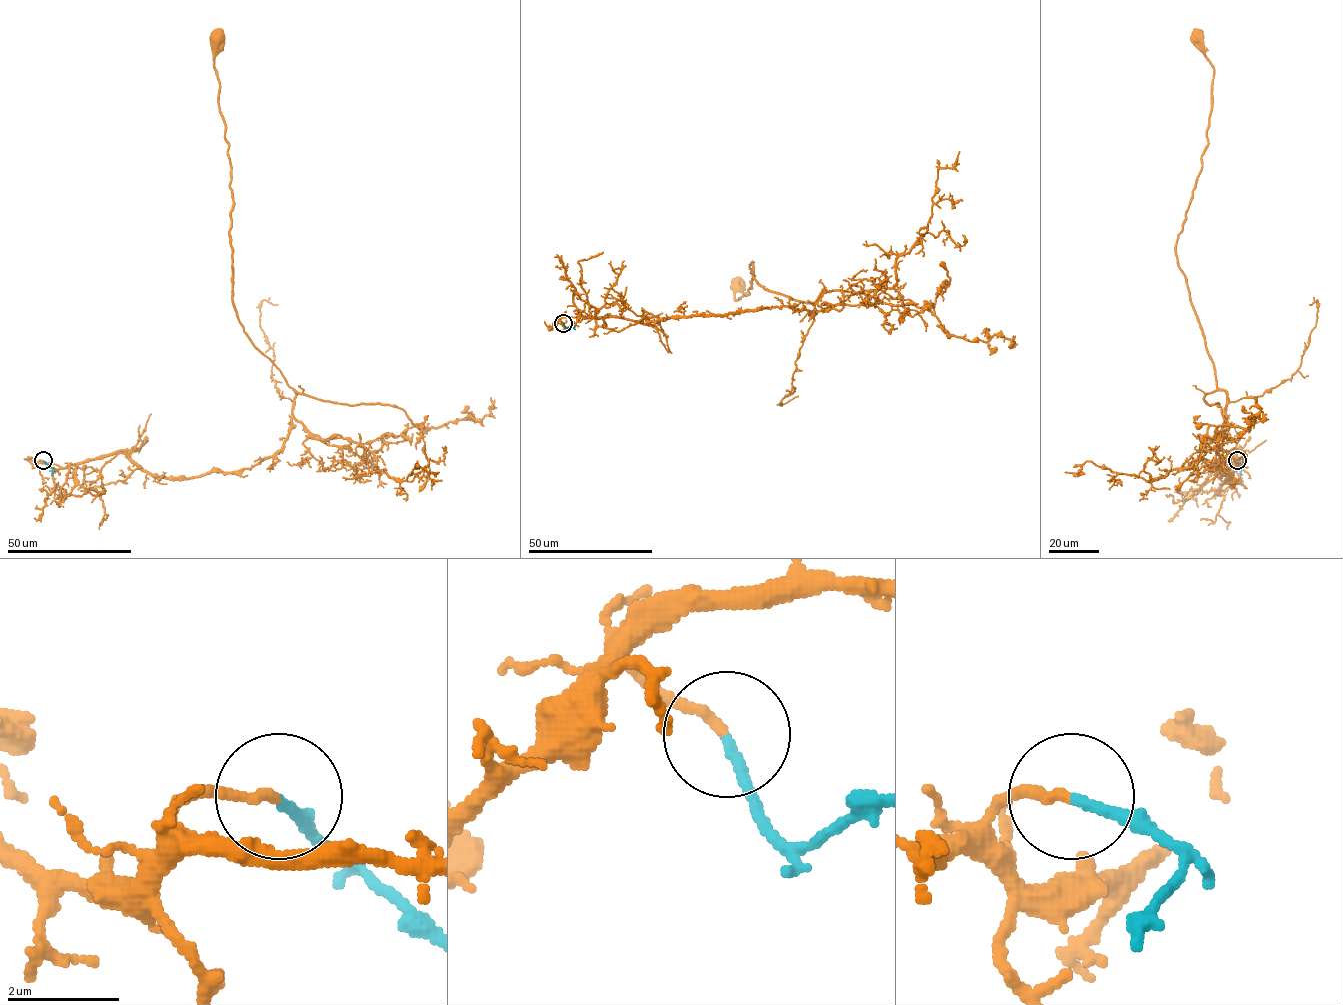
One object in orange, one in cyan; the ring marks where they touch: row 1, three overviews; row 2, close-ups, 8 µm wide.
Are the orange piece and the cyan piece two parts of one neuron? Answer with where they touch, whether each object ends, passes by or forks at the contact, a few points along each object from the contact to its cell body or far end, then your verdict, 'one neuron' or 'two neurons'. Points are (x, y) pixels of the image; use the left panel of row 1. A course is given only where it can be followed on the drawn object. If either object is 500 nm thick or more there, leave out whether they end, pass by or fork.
at (43, 460); orange ends there; cyan ends there; orange runs (43, 460), (125, 451), (158, 476), (235, 472), (272, 457), (292, 426), (296, 392), (232, 299), (217, 37); cyan runs (43, 460), (51, 468), (51, 475); one neuron

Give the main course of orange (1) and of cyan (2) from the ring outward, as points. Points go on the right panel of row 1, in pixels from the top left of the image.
1: (1237, 460), (1229, 478), (1226, 392), (1175, 250), (1212, 108), (1214, 68), (1197, 37)
2: (1237, 460), (1242, 463), (1241, 475)

